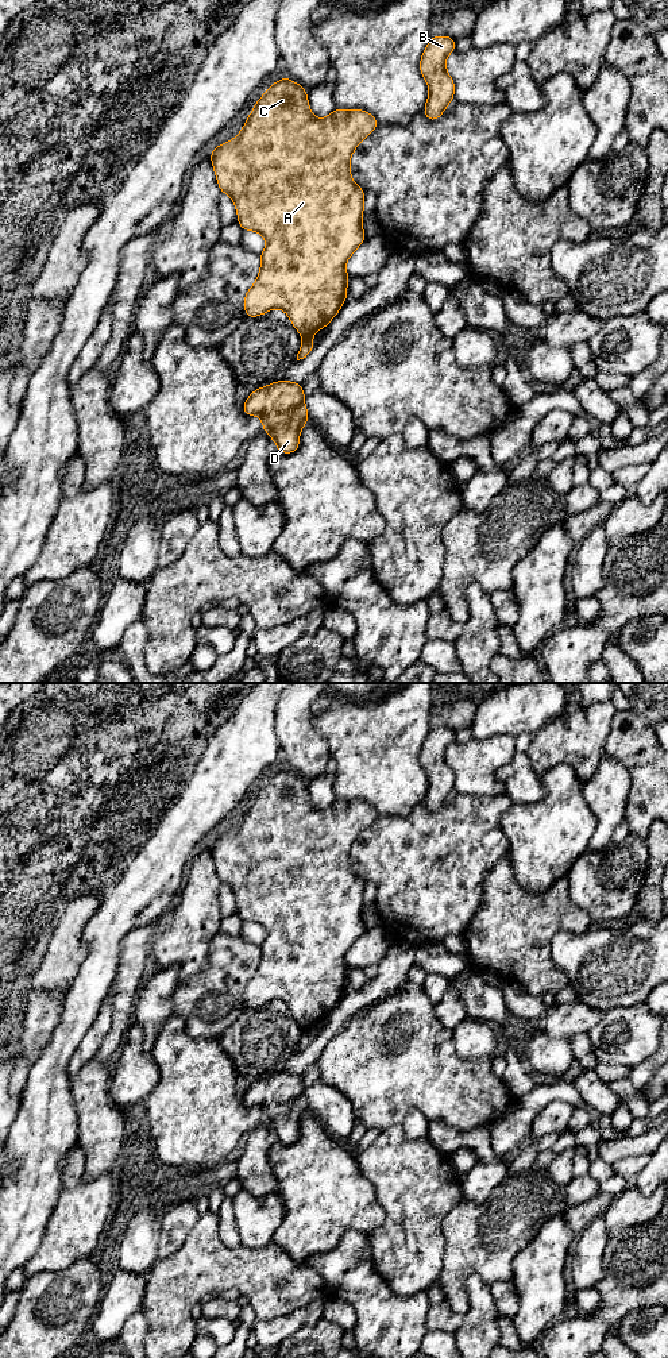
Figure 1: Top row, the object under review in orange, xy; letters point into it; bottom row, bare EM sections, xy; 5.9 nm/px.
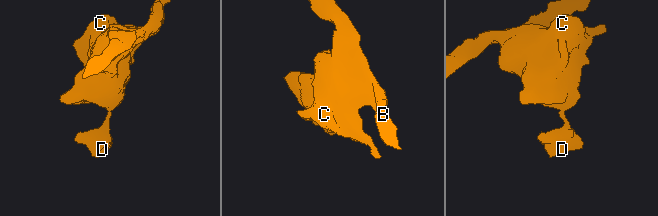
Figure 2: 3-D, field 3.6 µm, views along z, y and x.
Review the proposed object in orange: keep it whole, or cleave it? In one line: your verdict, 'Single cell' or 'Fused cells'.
Fused cells

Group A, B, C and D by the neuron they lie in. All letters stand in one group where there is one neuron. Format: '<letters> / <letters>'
A B C / D

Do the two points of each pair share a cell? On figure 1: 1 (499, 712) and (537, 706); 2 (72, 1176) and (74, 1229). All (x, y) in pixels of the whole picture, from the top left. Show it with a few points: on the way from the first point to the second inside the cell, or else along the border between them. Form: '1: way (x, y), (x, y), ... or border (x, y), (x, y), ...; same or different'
1: way (509, 712), (522, 713), (528, 708); same
2: way (74, 1189), (74, 1215); same

